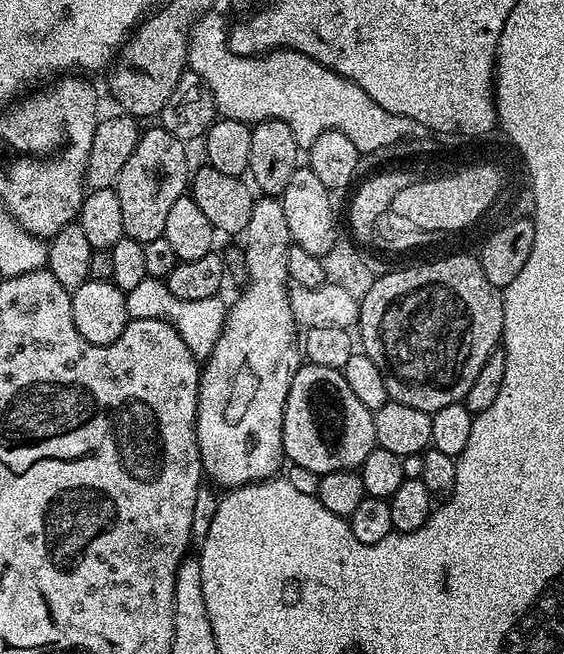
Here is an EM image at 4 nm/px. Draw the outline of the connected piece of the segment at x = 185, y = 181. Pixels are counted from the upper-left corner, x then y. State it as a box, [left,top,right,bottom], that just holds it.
[115,126,190,245]

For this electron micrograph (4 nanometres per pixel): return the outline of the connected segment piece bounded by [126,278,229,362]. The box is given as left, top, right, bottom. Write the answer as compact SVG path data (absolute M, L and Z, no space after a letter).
M149 278L138 282L134 290L126 293L126 310L129 320L158 318L173 324L178 334L182 334L182 342L186 342L186 346L195 354L197 361L203 362L214 350L224 329L224 319L228 317L229 305L223 304L222 301L220 296L211 296L195 302L186 302L182 298L174 298L165 281Z

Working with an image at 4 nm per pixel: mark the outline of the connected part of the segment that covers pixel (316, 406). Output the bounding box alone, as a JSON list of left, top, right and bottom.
[282,363,376,476]

